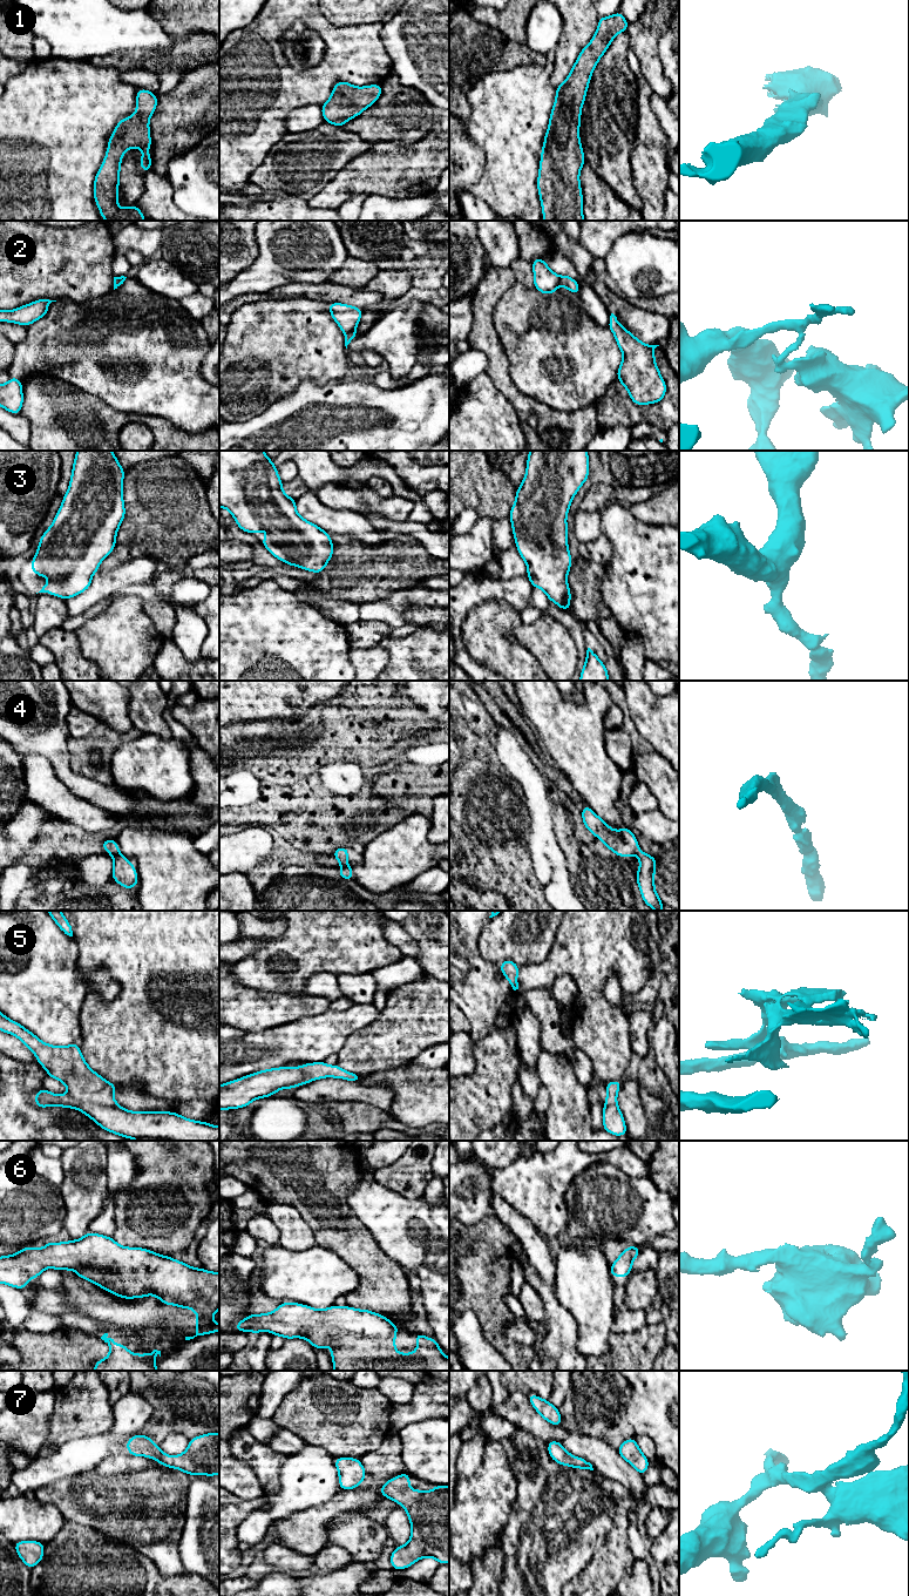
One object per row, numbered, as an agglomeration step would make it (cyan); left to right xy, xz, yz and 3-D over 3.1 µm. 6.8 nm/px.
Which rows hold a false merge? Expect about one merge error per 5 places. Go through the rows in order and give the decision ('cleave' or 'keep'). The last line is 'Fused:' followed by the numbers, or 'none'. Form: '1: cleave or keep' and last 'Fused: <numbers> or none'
1: keep
2: cleave
3: keep
4: keep
5: keep
6: keep
7: keep
Fused: 2

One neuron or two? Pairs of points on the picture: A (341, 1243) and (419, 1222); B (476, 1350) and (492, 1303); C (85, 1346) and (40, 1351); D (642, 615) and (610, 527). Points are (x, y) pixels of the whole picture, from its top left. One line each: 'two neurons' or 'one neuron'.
A: two neurons
B: two neurons
C: one neuron
D: one neuron

